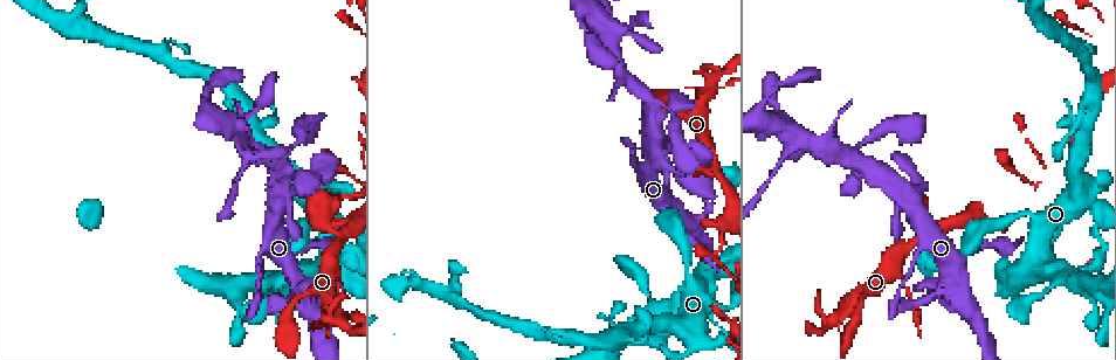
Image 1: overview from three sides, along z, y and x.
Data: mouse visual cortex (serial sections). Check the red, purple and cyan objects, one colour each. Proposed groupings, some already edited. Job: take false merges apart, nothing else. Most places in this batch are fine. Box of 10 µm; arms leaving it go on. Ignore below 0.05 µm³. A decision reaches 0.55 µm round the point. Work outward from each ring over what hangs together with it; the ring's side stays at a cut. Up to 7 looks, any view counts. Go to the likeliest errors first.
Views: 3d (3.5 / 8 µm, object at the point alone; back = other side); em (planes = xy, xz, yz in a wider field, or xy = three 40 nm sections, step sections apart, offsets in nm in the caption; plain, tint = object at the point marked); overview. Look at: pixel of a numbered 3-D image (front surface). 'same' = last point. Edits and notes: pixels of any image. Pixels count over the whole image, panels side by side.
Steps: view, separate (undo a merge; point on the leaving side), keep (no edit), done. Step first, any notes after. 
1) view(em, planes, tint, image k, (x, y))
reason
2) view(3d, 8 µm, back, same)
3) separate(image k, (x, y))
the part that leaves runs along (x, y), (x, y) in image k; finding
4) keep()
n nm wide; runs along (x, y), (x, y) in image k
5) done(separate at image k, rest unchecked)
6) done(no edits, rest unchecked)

view(3d, 8 µm, image 1, (711, 88))
thick turns thin

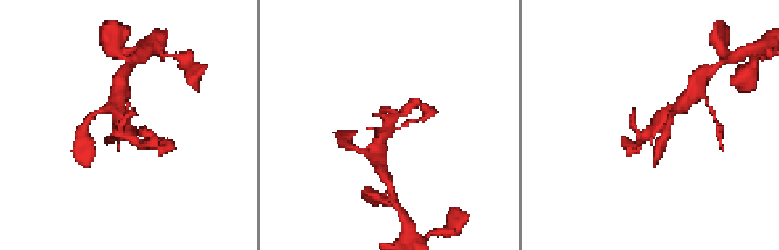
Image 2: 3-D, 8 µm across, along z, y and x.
view(3d, 3.5 µm, same)

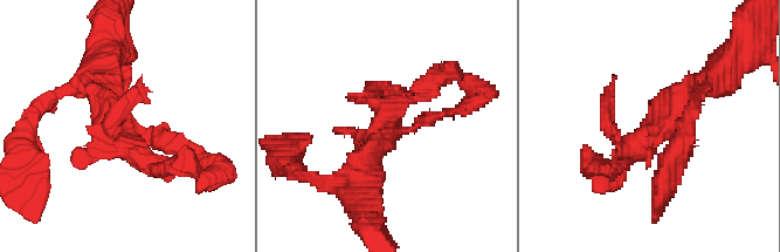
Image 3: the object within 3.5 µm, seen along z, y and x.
view(em, xy, step 2, tint, image 3, (649, 137))

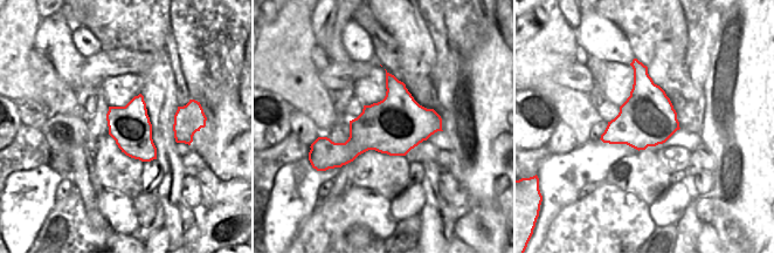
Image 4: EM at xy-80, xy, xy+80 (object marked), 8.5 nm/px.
keep()
runs along (703, 83), (647, 141), (605, 169) in image 3; all the same cell

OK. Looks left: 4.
view(3d, 3.5 µm, image 1, (668, 219))
thick turns thin

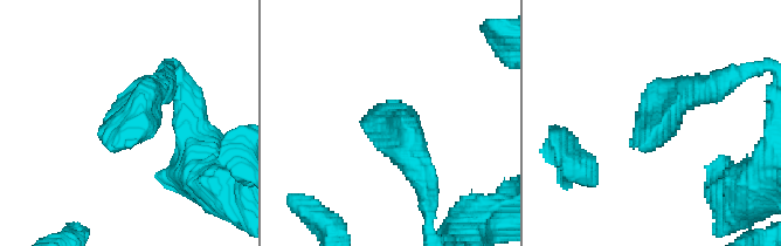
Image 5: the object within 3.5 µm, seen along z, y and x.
view(em, xy, step 5, tint, image 5, (387, 128))

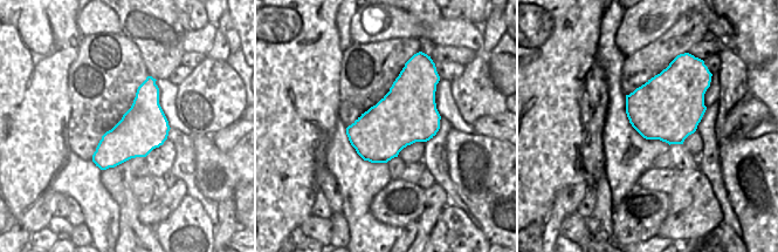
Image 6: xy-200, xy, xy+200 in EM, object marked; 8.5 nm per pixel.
view(em, planes, tint, same)
another direction

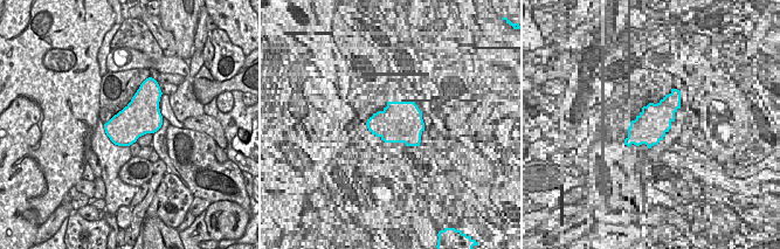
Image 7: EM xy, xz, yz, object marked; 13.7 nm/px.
keep()
500 nm wide; runs along (705, 89), (678, 96), (634, 147) in image 5; all the same cell

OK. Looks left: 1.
view(3d, 3.5 µm, back, image 1, (242, 139))

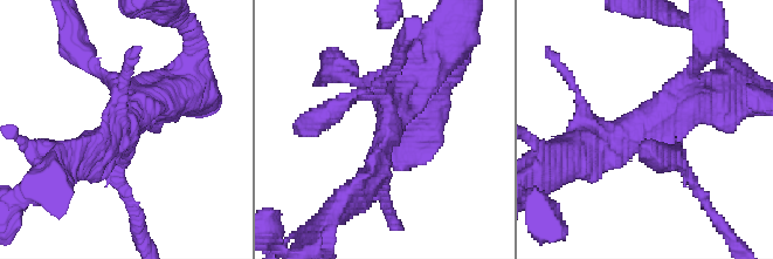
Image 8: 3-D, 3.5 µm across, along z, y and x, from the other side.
keep()
arms of 150, 350, 450 nm; runs along (353, 196), (415, 73) in image 8; all the same cell

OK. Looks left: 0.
done(no edits, rest unchecked)

